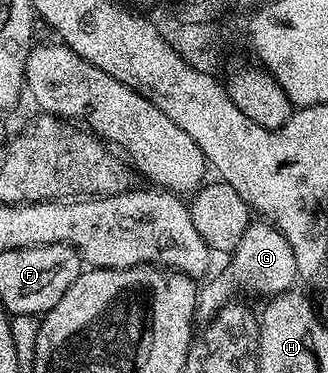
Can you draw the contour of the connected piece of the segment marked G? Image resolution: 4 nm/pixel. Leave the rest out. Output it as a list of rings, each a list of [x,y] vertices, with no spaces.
[[[252,221],[229,259],[230,265],[210,281],[203,282],[198,290],[195,320],[199,324],[209,323],[224,304],[233,302],[237,297],[252,295],[266,299],[291,290],[297,282],[296,255],[292,252],[292,245],[268,221]]]

